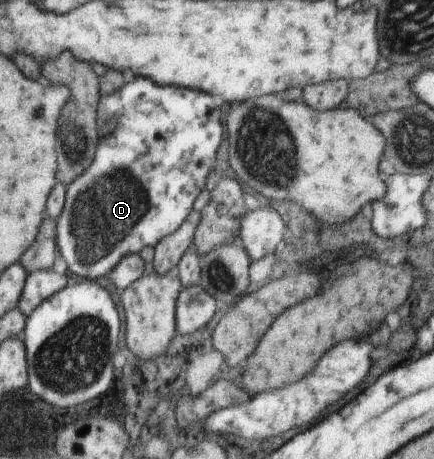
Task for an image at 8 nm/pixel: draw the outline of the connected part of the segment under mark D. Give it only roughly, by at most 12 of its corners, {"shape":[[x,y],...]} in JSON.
{"shape":[[135,79],[99,99],[56,245],[108,276],[189,217],[220,107]]}

